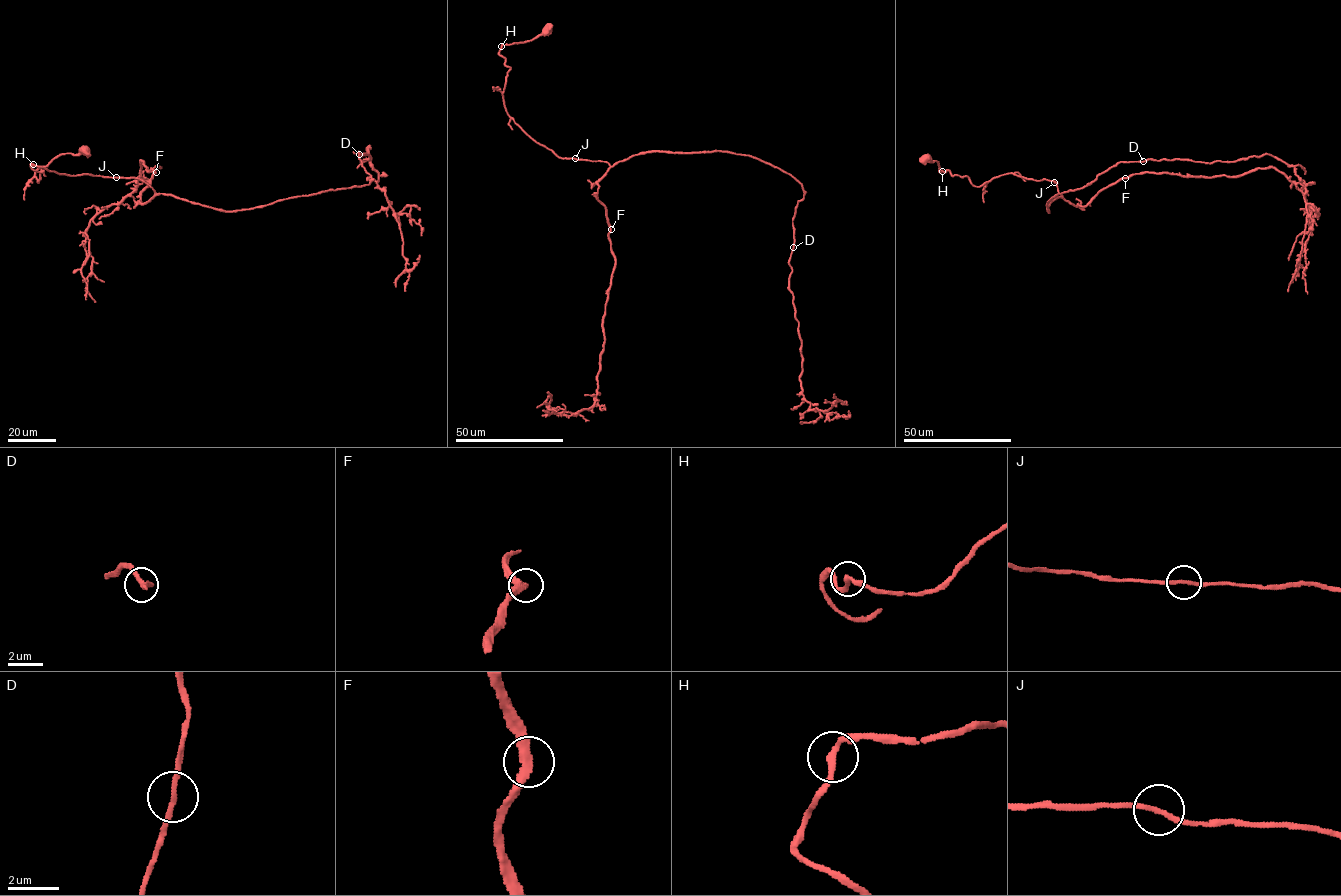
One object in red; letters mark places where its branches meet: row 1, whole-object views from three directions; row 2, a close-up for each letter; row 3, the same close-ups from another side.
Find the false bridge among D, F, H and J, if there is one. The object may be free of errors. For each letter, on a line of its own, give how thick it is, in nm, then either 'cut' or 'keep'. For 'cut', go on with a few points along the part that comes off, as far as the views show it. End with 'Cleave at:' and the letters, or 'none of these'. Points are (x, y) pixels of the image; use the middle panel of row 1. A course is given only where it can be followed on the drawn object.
D: calibre 200 nm; keep
F: calibre 280 nm; keep
H: calibre 240 nm; keep
J: calibre 190 nm; keep
Cleave at: none of these

